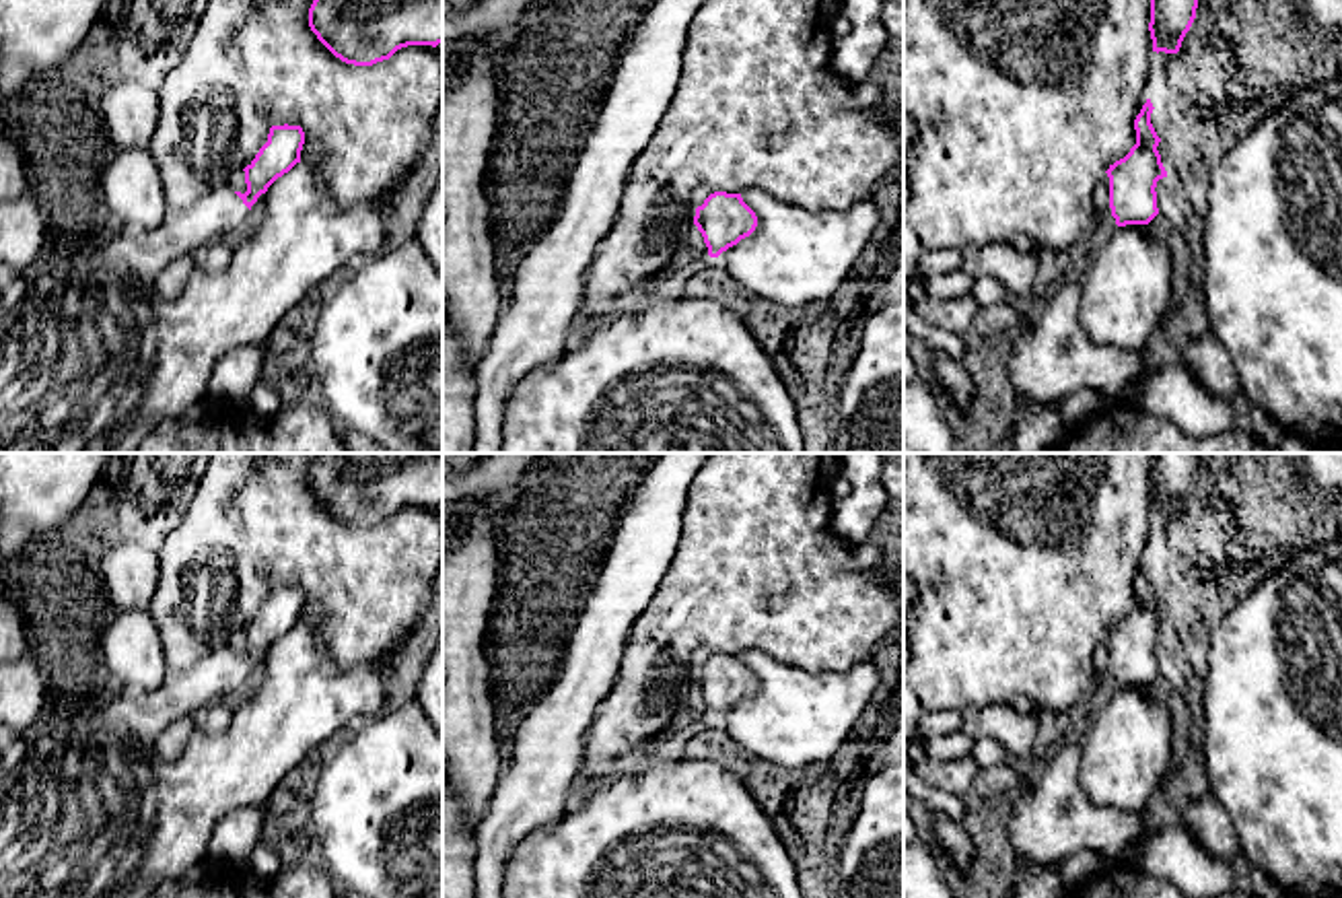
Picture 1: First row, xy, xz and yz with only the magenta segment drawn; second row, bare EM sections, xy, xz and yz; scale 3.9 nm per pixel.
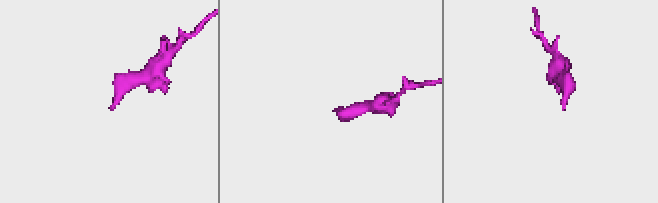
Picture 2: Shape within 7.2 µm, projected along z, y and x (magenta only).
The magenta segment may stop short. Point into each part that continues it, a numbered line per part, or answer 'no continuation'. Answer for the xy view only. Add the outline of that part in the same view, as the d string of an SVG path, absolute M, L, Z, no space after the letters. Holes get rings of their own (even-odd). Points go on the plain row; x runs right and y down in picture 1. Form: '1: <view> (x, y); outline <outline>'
1: xy (221, 676); outline M222 647L185 671L169 674L152 692L117 692L93 711L99 725L136 741L156 741L175 721L222 700L237 700L249 669Z

